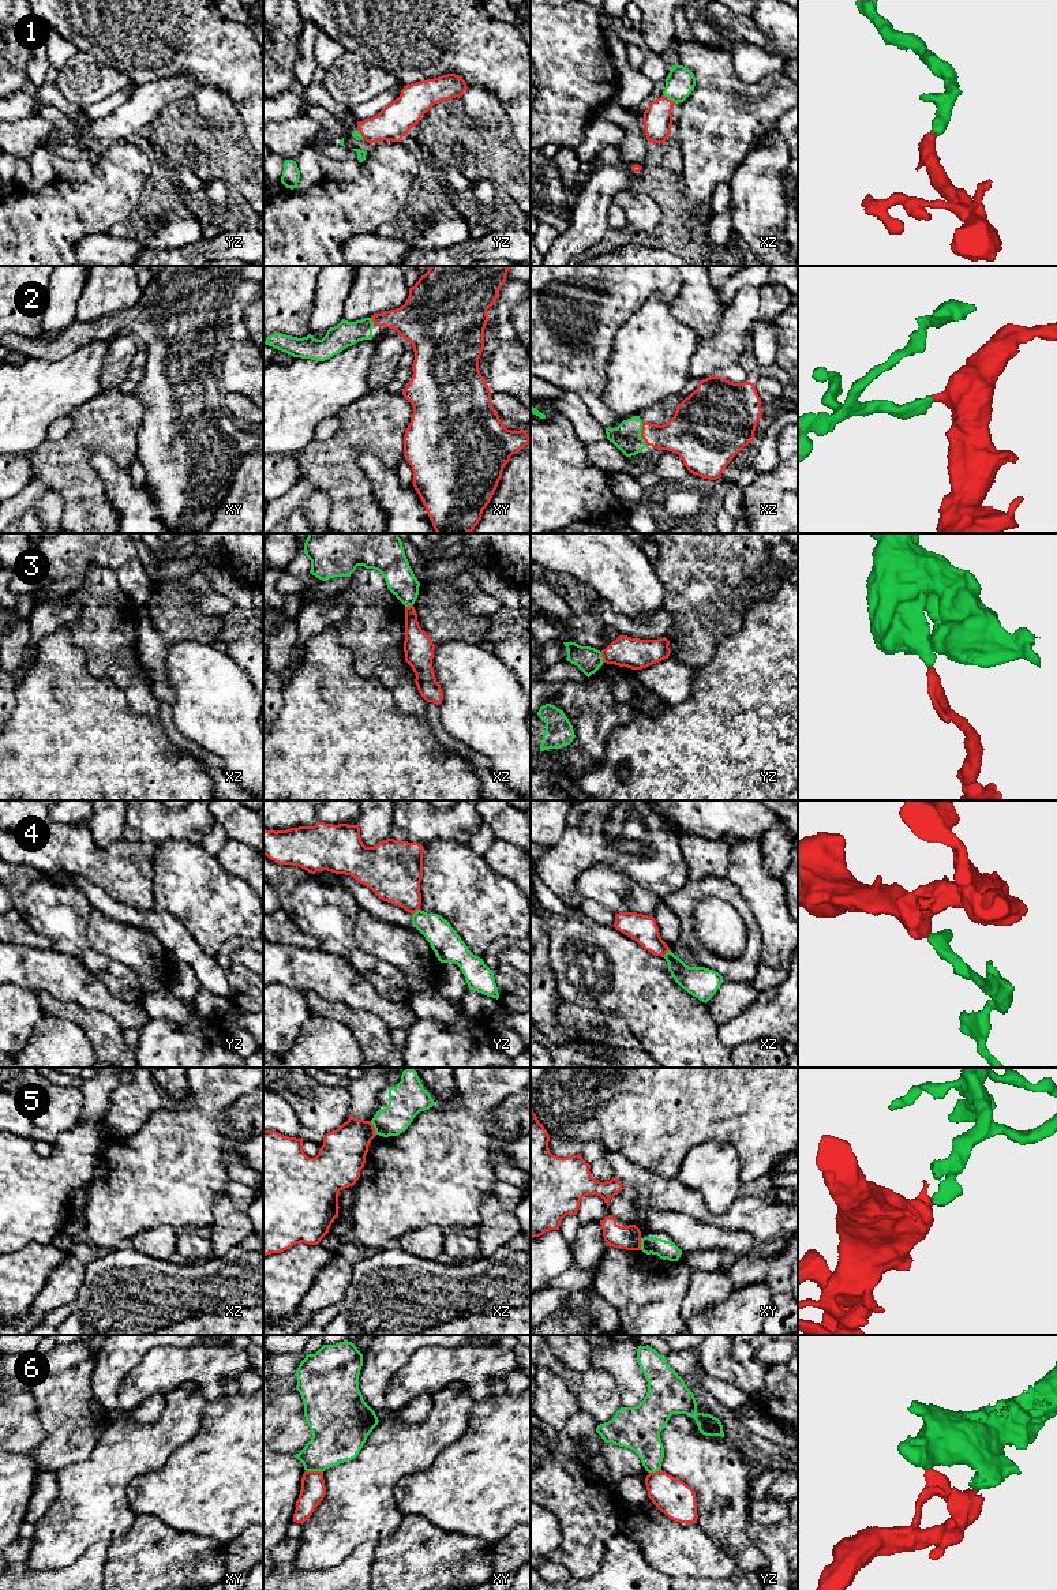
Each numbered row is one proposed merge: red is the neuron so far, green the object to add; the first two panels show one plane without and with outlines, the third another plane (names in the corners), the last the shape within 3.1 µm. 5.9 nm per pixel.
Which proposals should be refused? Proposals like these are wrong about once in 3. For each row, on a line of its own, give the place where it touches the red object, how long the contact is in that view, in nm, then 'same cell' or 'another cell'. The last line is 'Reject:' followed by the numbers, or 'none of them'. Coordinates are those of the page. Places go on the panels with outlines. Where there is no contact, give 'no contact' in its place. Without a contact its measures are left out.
1: xz (670, 100) | 90 nm | same cell
2: xz (641, 434) | 150 nm | same cell
3: yz (602, 656) | 70 nm | another cell
4: xz (666, 952) | 60 nm | another cell
5: xz (373, 1128) | 90 nm | another cell
6: xy (314, 1472) | 110 nm | another cell
Reject: 3, 4, 5, 6

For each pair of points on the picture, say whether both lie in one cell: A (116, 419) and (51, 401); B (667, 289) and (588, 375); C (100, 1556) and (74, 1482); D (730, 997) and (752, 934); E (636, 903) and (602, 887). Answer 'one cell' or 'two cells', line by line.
A: two cells
B: one cell
C: two cells
D: two cells
E: one cell

